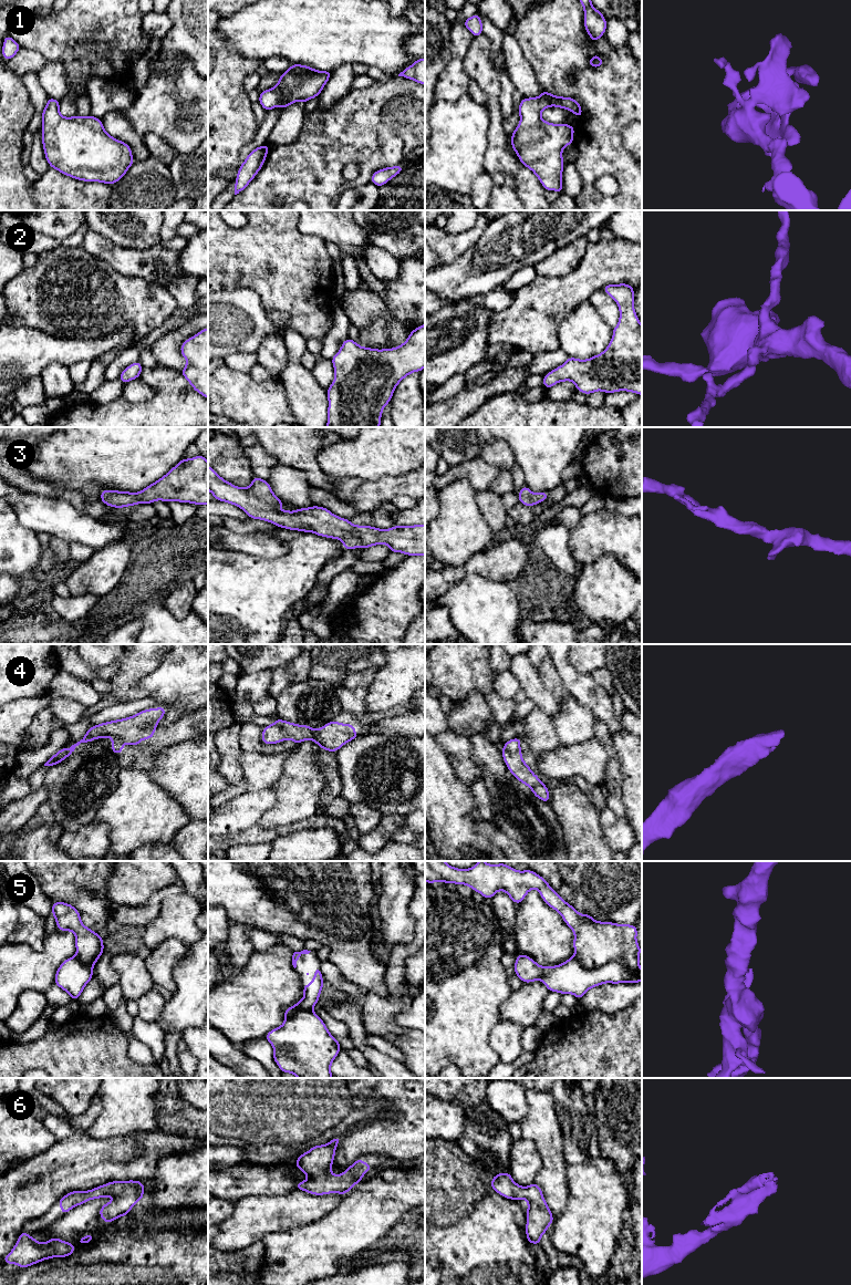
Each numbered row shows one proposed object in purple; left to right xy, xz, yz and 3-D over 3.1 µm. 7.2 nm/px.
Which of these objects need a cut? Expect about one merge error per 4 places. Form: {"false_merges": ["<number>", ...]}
{"false_merges": ["5"]}

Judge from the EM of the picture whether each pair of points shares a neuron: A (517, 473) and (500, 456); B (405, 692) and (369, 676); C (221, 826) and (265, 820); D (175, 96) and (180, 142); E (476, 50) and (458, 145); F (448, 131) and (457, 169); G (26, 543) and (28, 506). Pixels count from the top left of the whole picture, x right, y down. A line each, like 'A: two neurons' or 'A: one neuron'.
A: two neurons
B: two neurons
C: two neurons
D: one neuron
E: two neurons
F: one neuron
G: two neurons

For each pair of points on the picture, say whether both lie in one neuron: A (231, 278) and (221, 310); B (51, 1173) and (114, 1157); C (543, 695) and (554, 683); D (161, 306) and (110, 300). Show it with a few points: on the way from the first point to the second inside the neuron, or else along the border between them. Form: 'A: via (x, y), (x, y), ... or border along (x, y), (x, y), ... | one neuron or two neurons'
A: border along (253, 290), (237, 288), (219, 292) | two neurons
B: via (66, 1166), (99, 1161) | one neuron
C: border along (537, 670), (541, 683), (558, 698) | two neurons
D: via (148, 306), (135, 301), (122, 301) | one neuron

